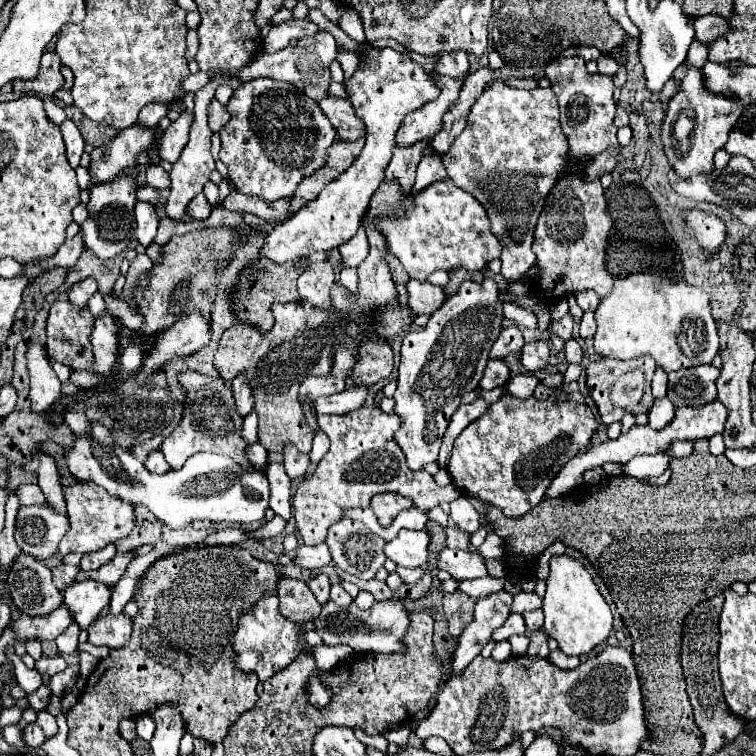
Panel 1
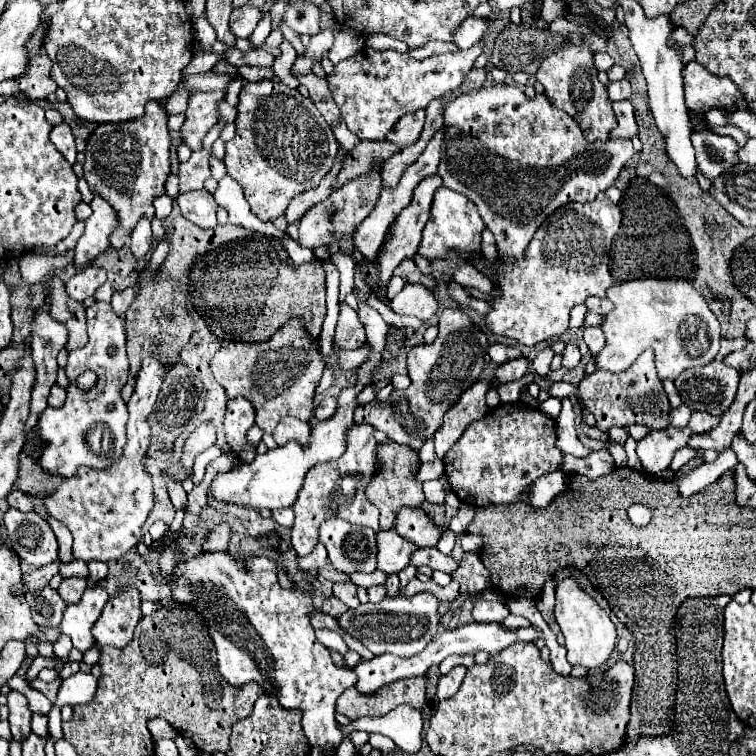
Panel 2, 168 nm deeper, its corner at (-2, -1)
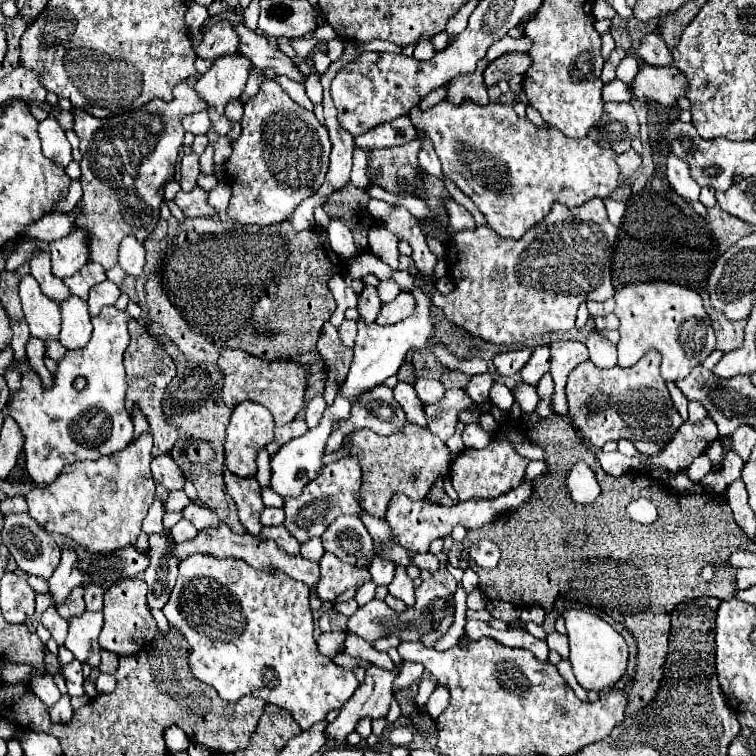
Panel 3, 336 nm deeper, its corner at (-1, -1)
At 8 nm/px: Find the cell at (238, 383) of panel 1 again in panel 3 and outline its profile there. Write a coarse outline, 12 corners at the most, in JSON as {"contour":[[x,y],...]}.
{"contour":[[256,402],[232,410],[228,470],[256,474],[256,452],[274,440],[272,414]]}

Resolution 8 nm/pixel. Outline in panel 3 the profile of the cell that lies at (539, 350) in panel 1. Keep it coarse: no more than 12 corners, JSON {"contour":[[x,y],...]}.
{"contour":[[490,372],[472,376],[466,392],[474,402],[488,400],[494,378]]}

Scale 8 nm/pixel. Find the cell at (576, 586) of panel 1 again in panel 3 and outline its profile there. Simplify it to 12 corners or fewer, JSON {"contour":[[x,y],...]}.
{"contour":[[566,608],[570,664],[586,690],[626,670],[624,638],[596,614]]}

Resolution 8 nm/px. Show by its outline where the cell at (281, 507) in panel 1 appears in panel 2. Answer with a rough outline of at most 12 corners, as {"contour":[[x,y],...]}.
{"contour":[[277,508],[271,518],[285,530],[293,526],[293,508]]}

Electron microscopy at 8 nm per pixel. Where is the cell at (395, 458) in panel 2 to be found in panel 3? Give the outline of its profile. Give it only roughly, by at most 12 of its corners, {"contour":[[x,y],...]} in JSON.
{"contour":[[432,432],[350,434],[360,498],[386,516],[396,492],[424,500],[450,466]]}

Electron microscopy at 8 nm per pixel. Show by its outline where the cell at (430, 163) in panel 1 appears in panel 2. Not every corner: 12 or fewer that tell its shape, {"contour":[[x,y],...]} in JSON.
{"contour":[[439,176],[425,178],[377,252],[377,292],[419,244]]}

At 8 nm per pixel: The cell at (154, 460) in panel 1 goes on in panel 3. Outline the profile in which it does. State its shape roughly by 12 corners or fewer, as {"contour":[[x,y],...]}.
{"contour":[[188,504],[182,510],[188,522],[198,530],[220,522],[210,510]]}

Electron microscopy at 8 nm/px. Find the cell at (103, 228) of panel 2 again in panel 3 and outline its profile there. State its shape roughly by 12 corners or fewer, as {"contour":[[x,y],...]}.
{"contour":[[88,232],[50,244],[52,272],[76,274],[90,258]]}

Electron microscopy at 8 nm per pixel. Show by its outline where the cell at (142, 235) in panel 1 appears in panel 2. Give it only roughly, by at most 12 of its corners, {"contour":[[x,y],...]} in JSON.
{"contour":[[141,218],[131,234],[131,252],[145,258],[153,234],[151,222]]}

